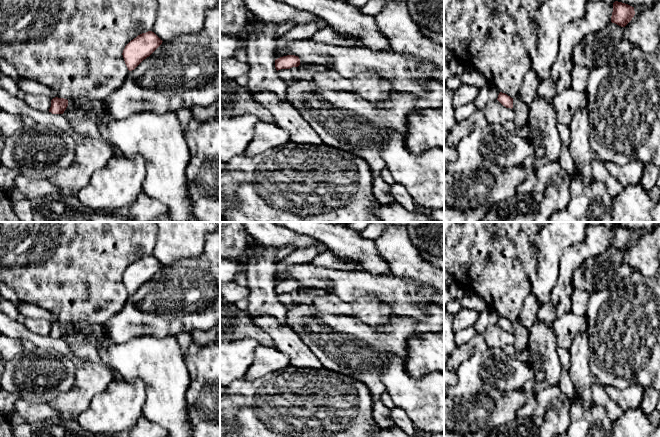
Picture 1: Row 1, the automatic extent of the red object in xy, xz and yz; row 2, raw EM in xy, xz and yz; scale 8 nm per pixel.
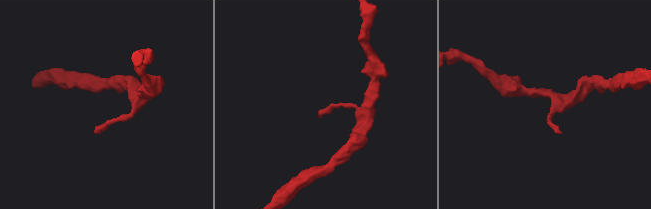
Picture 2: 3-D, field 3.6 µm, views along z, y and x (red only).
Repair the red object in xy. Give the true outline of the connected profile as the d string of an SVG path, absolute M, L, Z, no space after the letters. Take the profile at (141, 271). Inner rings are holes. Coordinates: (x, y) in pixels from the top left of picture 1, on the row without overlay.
M152 255L142 257L131 264L125 270L122 277L128 294L134 294L144 283L149 281L162 266L163 265Z

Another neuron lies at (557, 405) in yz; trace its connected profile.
M557 385L546 388L535 396L537 405L545 408L543 423L536 437L554 437L567 431L570 424L572 399L561 392Z

